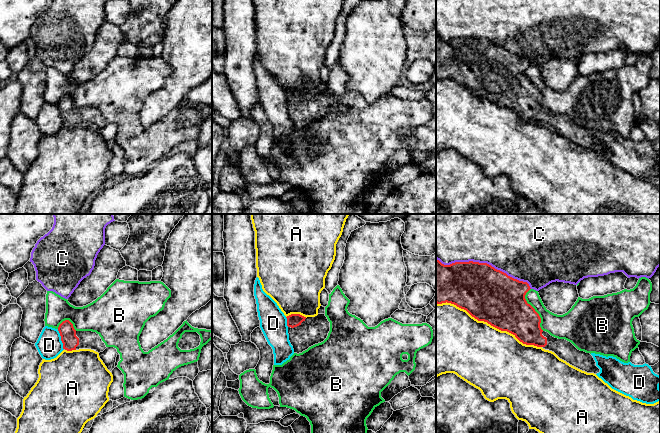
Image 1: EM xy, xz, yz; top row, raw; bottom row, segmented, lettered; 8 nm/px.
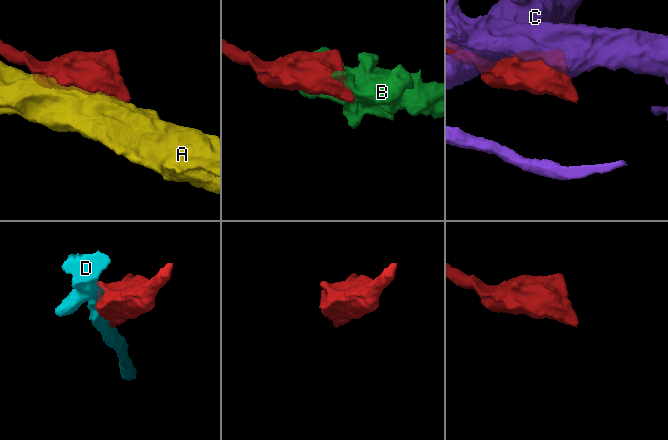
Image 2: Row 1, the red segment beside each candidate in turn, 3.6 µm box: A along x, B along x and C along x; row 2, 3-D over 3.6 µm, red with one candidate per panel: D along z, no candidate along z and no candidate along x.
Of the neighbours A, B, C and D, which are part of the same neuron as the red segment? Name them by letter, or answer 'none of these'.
none of these

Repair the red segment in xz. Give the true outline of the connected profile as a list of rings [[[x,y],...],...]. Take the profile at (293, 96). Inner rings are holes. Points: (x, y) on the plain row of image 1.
[[[291,90],[286,94],[289,117],[297,130],[323,118],[330,107],[330,98],[325,90],[307,94],[300,90]]]

